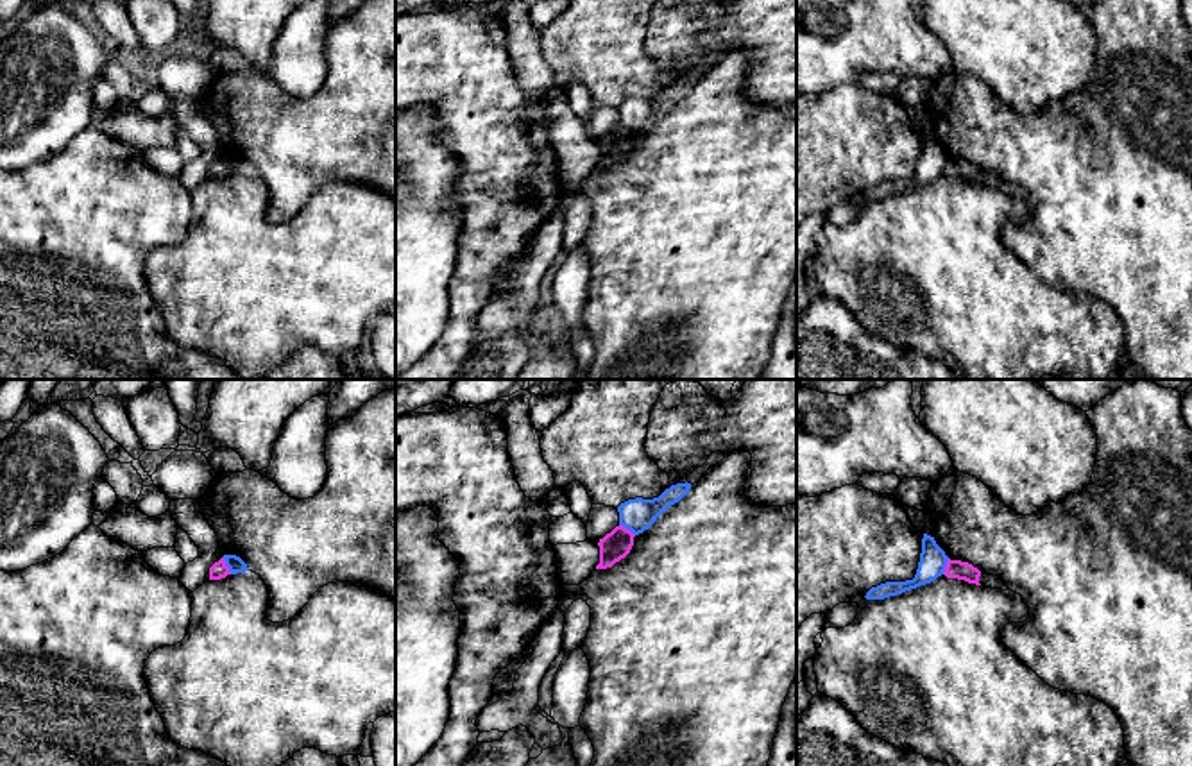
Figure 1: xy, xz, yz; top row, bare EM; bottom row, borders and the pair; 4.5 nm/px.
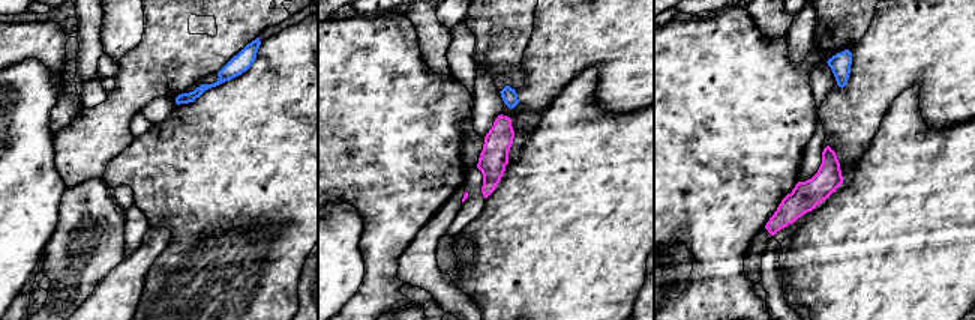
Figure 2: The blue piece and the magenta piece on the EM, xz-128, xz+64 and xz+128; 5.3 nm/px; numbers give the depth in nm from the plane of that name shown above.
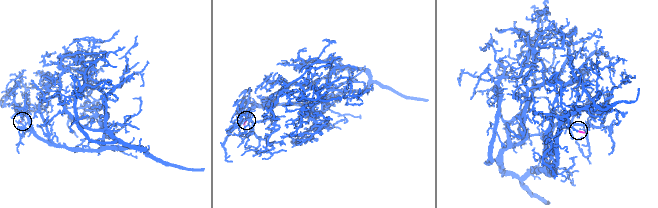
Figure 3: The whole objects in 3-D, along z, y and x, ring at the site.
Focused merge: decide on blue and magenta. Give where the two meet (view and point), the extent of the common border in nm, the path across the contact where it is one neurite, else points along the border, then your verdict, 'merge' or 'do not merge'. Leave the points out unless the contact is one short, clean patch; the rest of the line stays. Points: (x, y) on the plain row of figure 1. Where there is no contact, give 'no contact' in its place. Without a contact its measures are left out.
contact xy (226, 163); length 90 nm; border xy (222, 156), (231, 172); do not merge

